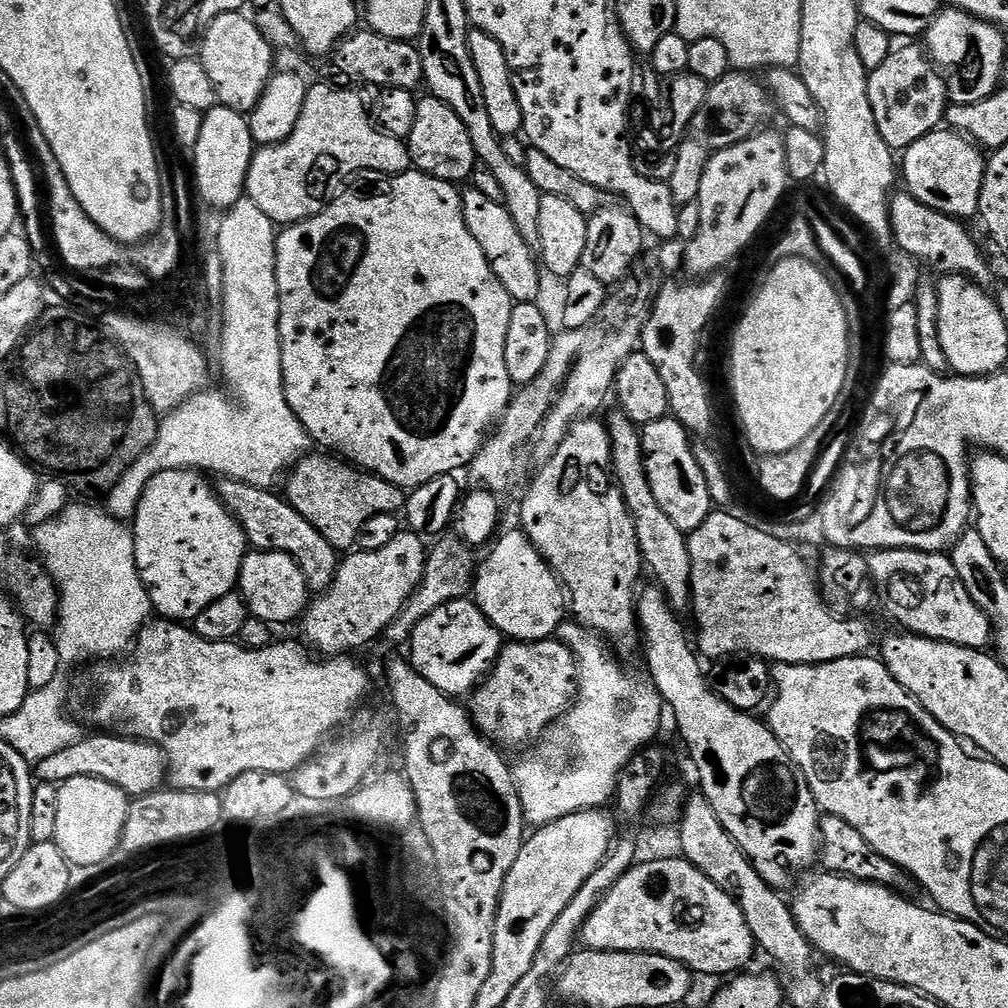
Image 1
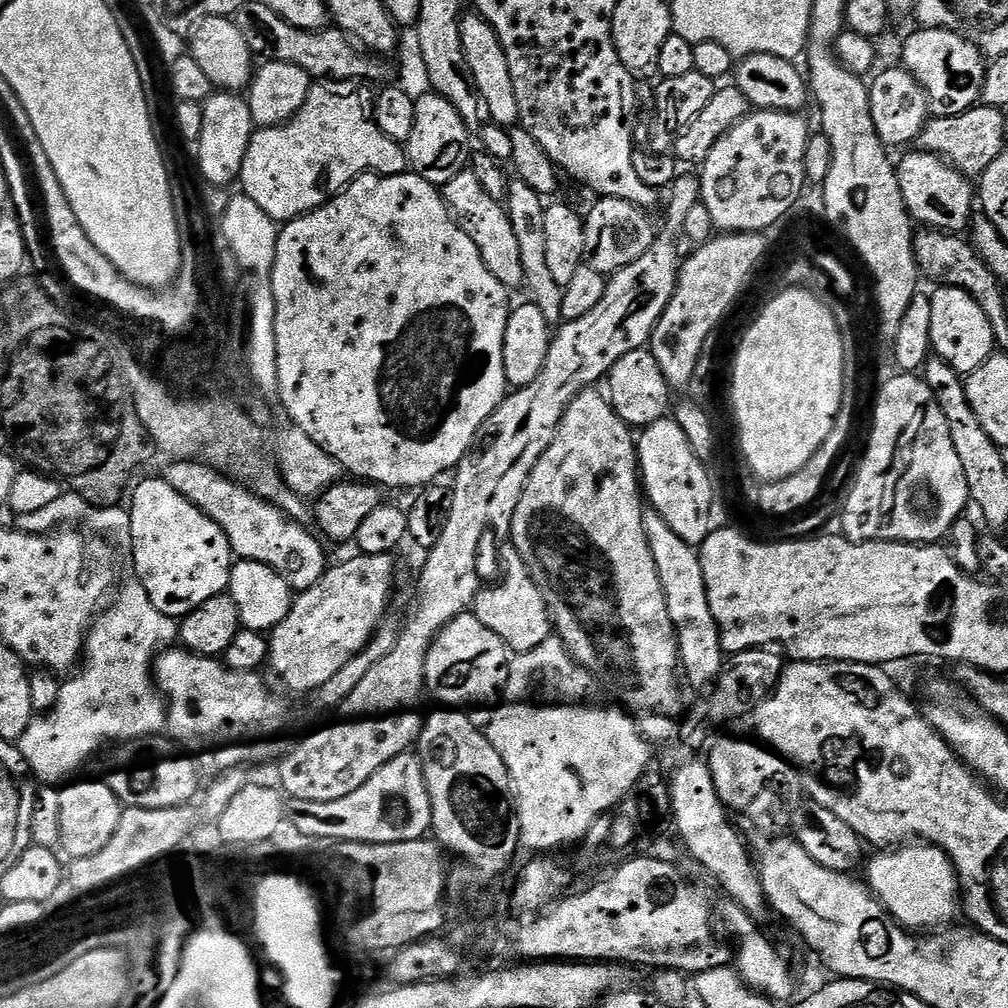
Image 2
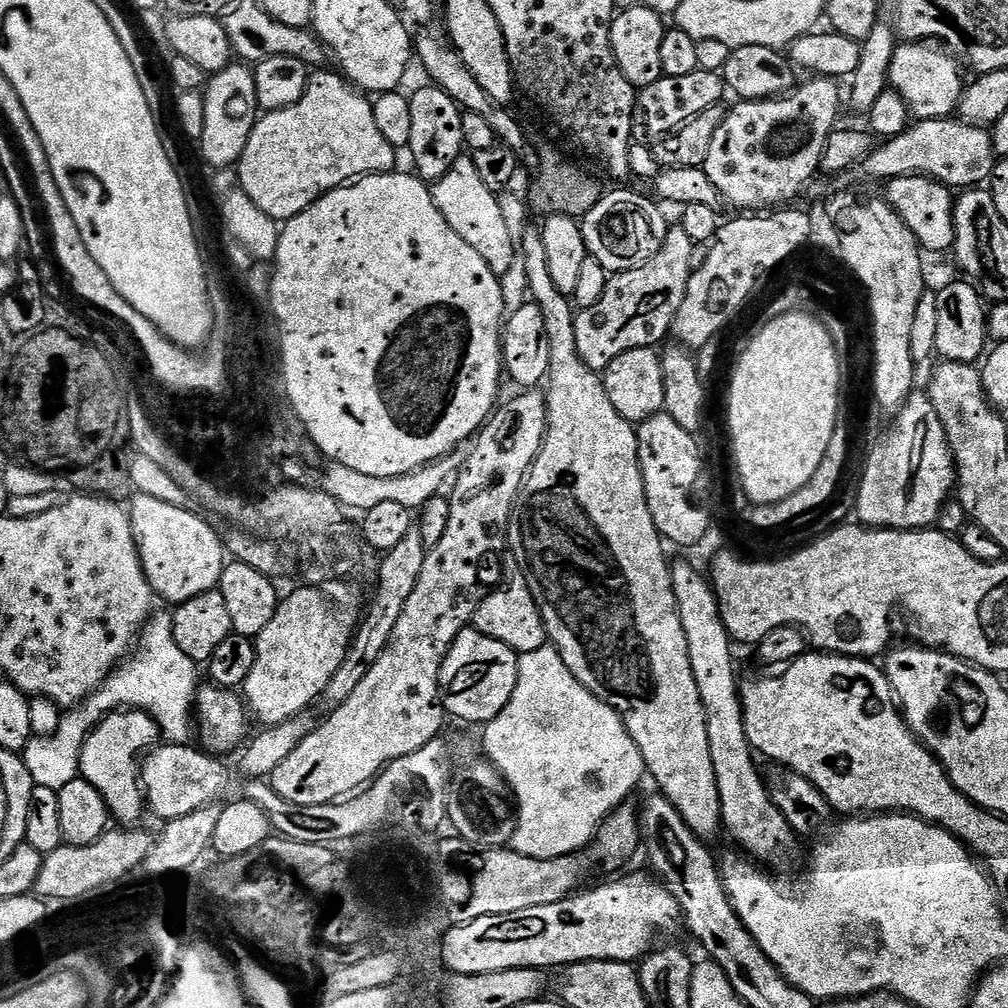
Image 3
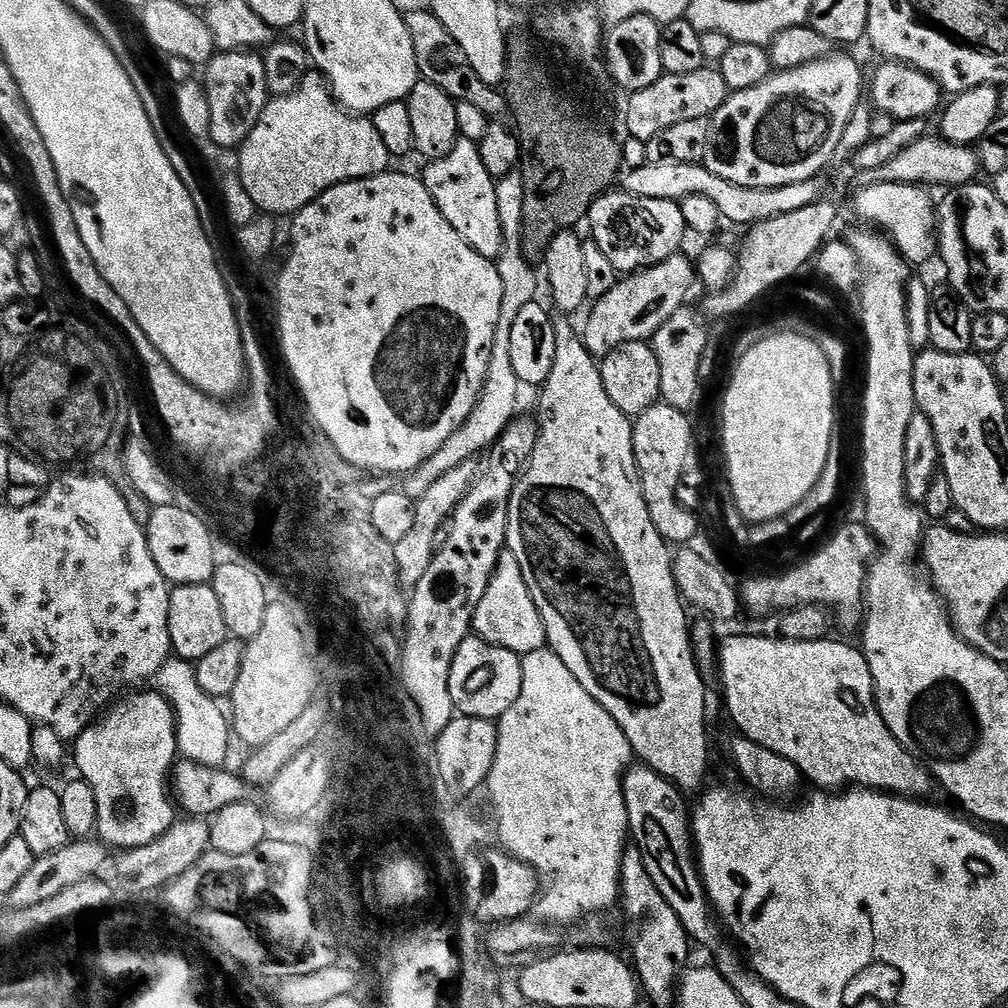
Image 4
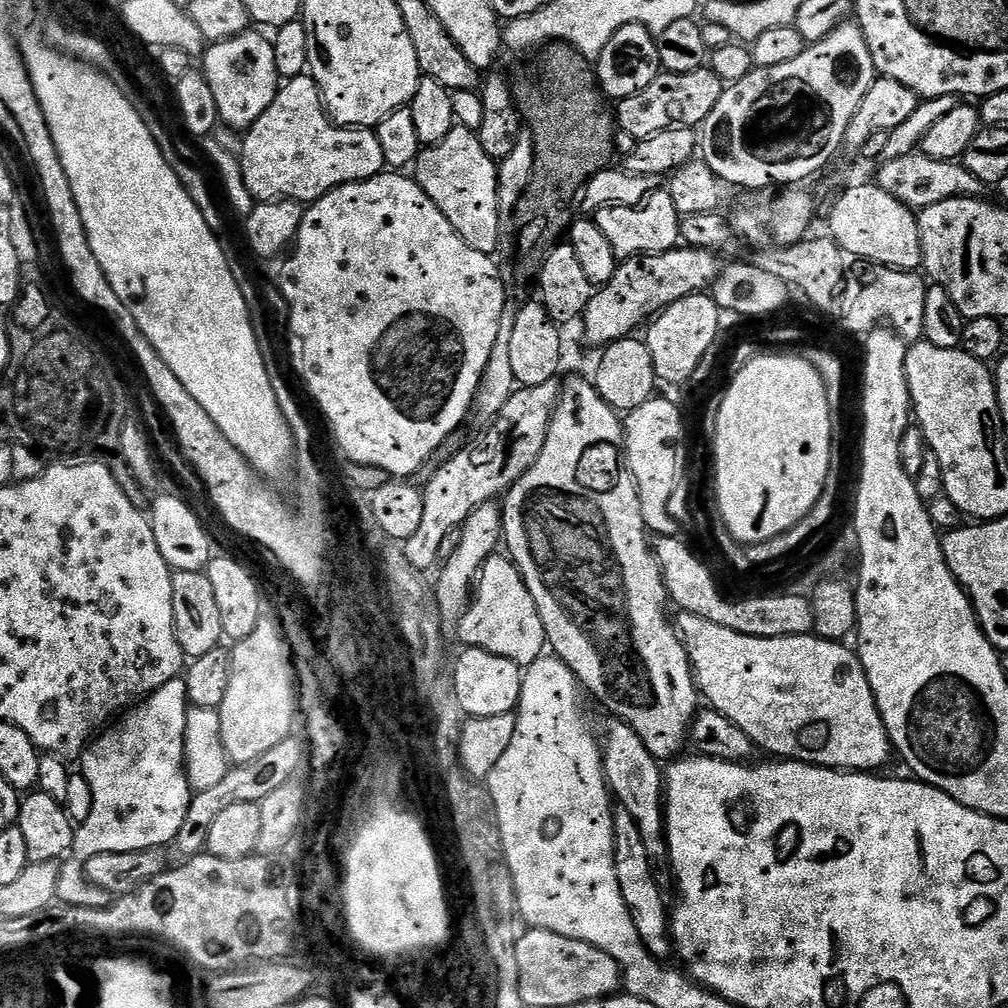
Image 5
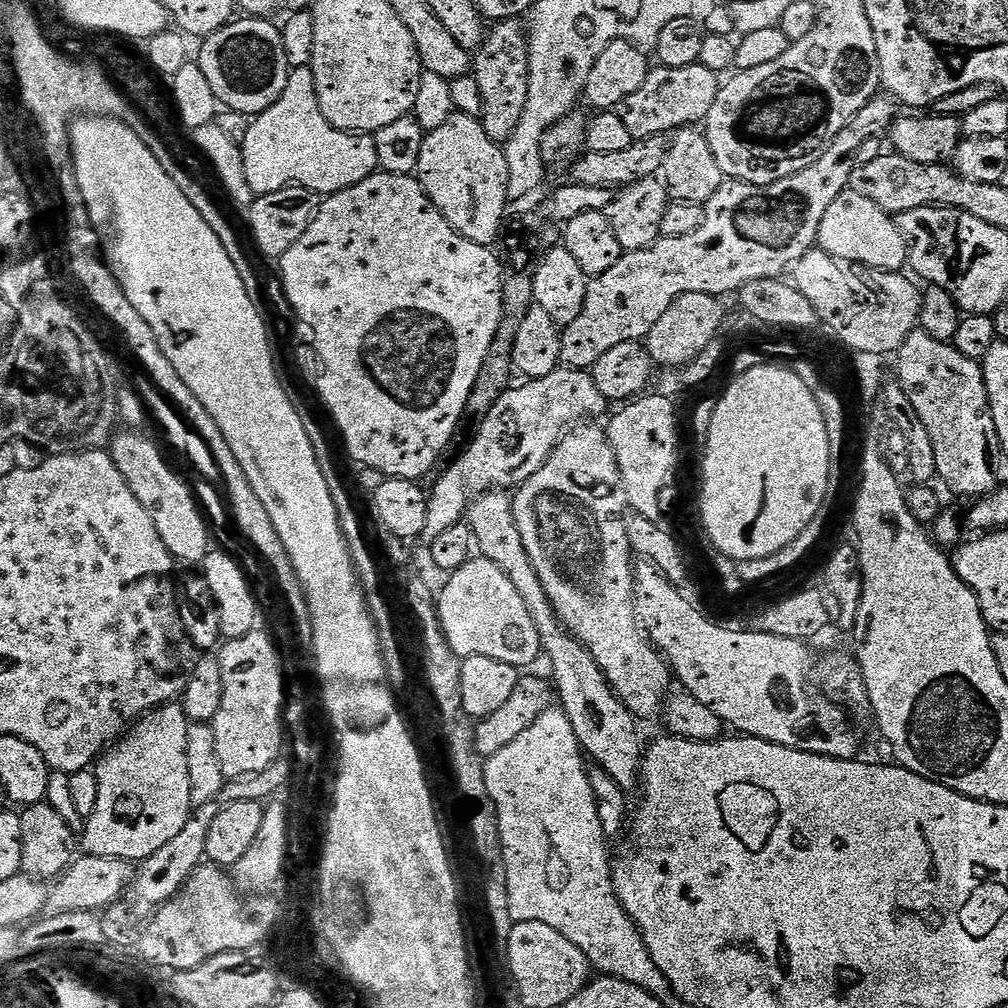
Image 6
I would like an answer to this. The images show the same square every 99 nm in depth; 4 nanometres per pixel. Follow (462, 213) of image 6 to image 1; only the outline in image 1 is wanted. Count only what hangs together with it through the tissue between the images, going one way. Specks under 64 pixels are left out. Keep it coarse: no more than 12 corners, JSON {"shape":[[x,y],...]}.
{"shape":[[465,187],[466,226],[516,304],[542,268],[504,205]]}

